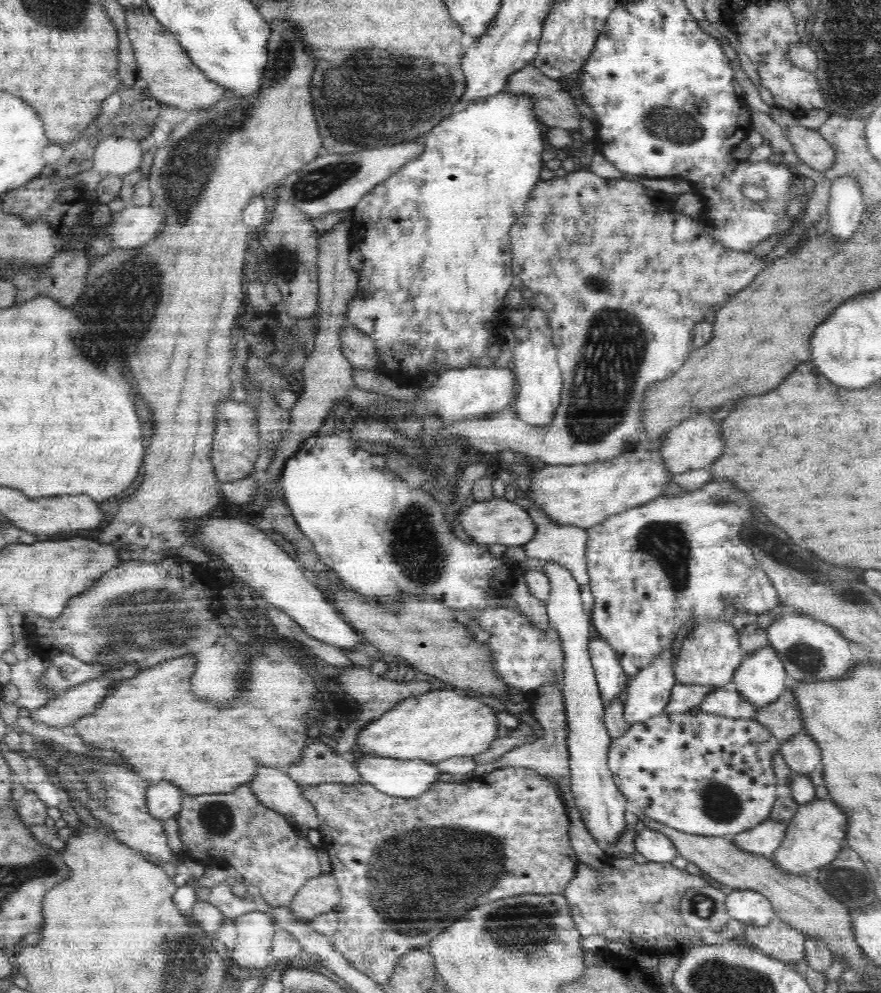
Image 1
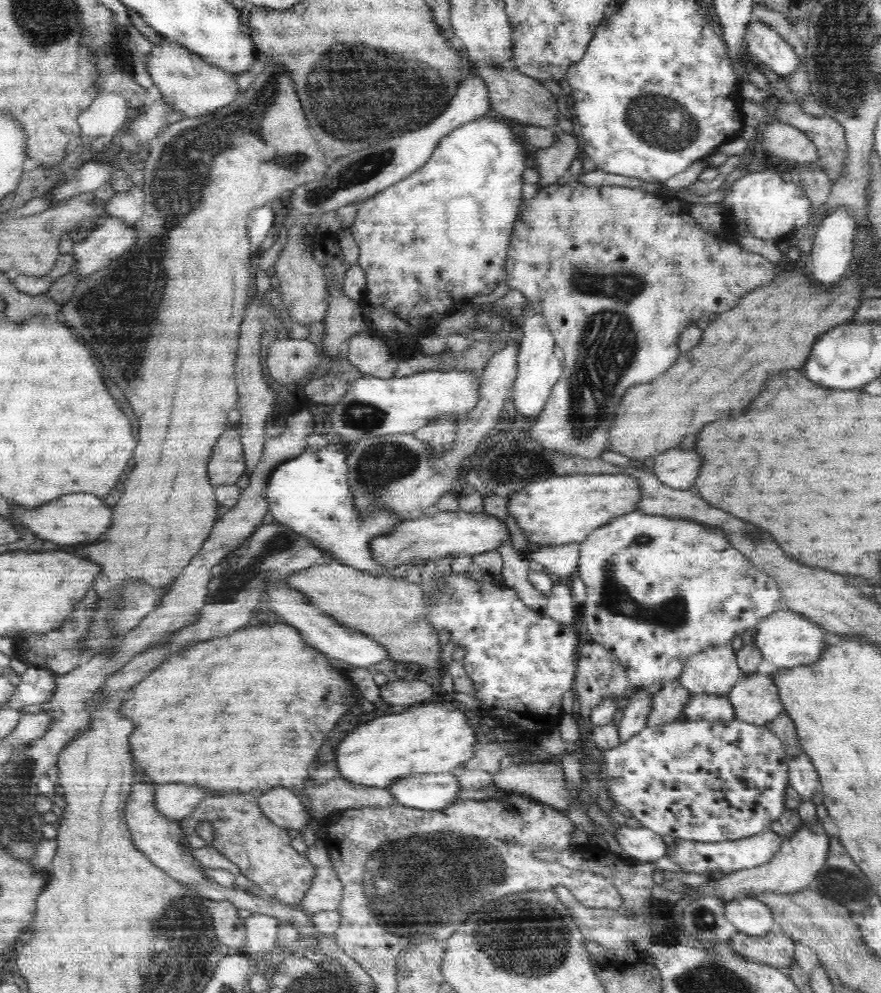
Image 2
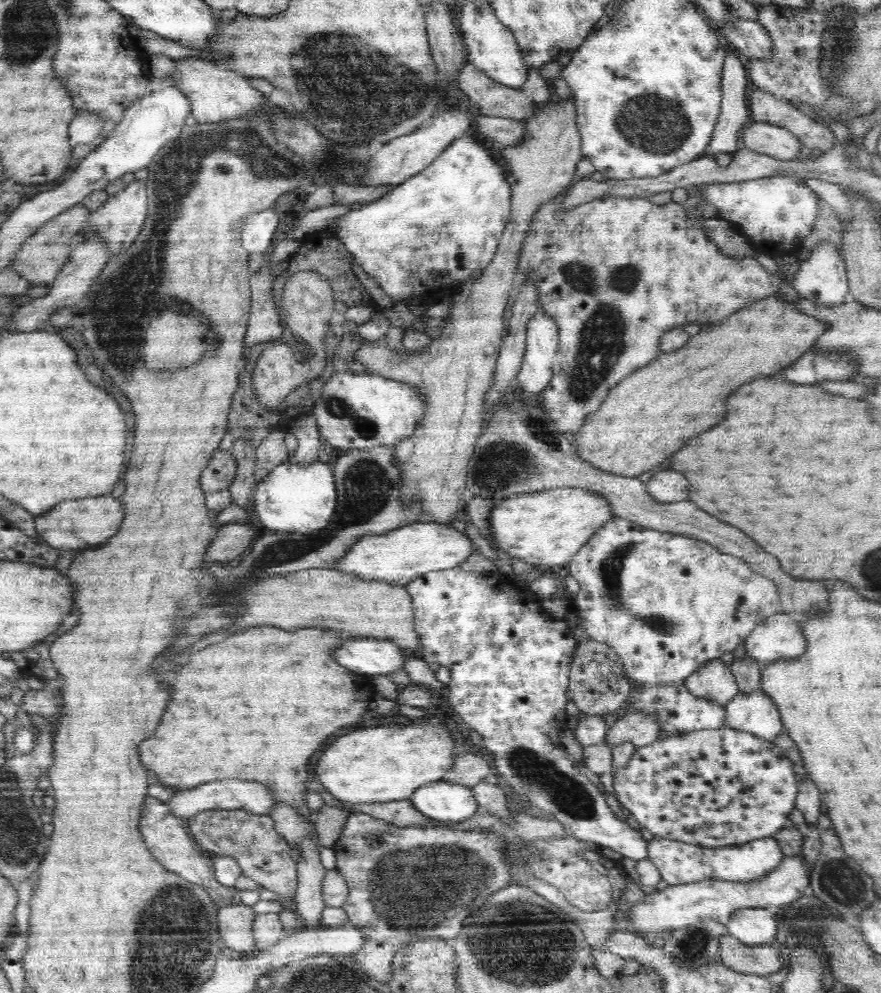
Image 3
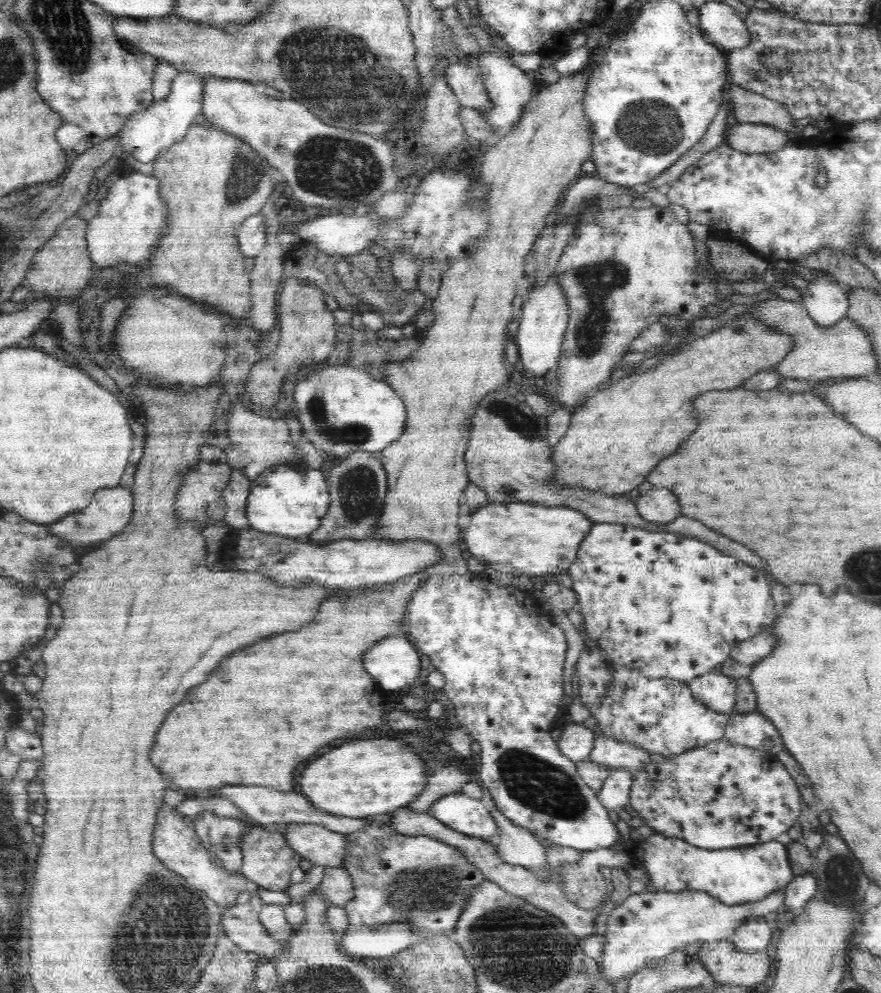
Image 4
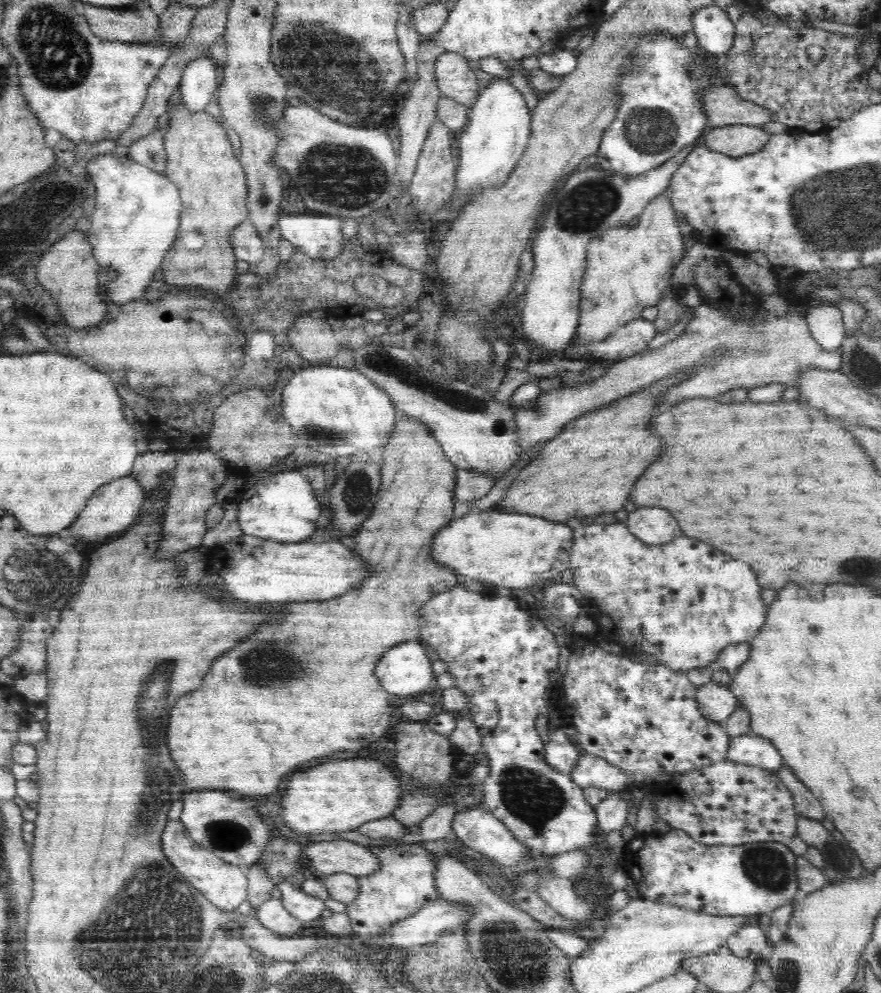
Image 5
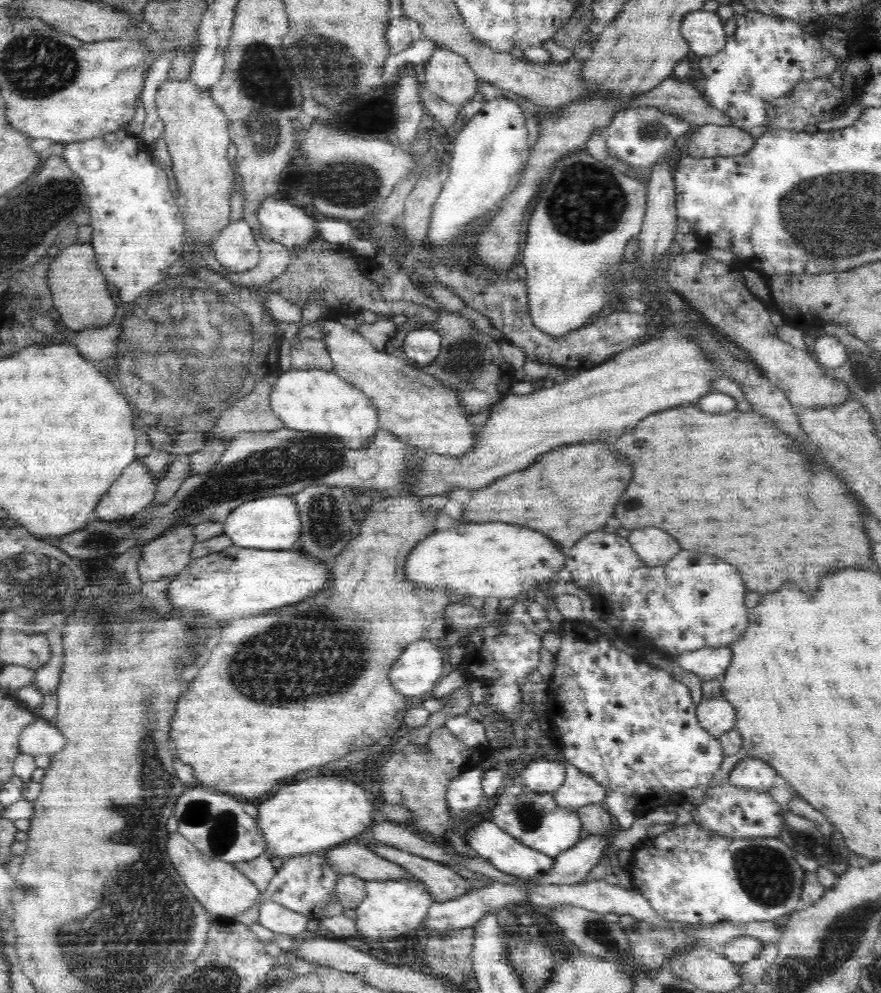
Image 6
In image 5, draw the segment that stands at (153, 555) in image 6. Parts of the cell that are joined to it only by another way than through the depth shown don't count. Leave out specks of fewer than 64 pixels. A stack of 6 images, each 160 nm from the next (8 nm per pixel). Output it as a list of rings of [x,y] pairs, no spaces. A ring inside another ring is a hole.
[[[193,450],[178,456],[176,468],[168,477],[170,493],[164,512],[162,524],[162,540],[158,544],[158,552],[154,560],[177,558],[184,552],[196,549],[206,535],[206,512],[215,502],[215,492],[225,481],[227,475],[224,461],[216,453],[207,450]]]

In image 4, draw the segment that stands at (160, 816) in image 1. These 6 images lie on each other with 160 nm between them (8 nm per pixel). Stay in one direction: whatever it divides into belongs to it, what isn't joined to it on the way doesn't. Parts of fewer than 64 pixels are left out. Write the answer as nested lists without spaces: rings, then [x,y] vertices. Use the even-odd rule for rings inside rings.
[[[222,786],[220,790],[210,792],[212,795],[226,798],[233,802],[244,814],[261,824],[278,824],[288,822],[302,822],[304,824],[321,824],[324,828],[340,834],[352,834],[364,830],[370,821],[361,818],[342,817],[324,813],[322,809],[314,809],[308,799],[298,790],[288,792],[278,791],[274,788],[262,786]]]

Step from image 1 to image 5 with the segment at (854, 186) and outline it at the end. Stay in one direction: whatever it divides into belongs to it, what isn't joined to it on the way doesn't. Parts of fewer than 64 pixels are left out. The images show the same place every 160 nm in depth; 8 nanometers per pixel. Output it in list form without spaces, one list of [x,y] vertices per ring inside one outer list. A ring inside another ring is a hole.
[[[826,301],[822,307],[808,308],[804,315],[811,335],[828,352],[838,350],[844,342],[844,323],[836,303]]]

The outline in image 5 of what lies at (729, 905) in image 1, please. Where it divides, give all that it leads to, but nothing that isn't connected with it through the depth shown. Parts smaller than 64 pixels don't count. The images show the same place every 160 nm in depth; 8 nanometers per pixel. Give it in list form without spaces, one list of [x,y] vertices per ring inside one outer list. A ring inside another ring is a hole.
[[[758,922],[742,925],[727,940],[727,947],[738,958],[750,958],[754,961],[769,958],[772,948],[768,945],[767,935],[762,931]]]

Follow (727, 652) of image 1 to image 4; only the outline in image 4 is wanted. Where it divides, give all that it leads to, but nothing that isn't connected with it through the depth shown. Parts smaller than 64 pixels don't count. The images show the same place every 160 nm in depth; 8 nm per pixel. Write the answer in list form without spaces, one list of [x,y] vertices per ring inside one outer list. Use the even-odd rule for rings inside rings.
[[[710,671],[688,681],[690,690],[698,702],[705,704],[714,712],[729,714],[735,705],[737,692],[736,683],[732,677],[722,672],[716,674]]]

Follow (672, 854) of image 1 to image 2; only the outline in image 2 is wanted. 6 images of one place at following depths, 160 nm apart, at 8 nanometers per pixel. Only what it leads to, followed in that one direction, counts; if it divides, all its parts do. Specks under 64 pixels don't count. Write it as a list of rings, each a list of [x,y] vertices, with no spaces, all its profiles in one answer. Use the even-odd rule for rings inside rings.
[[[623,825],[615,830],[613,836],[634,861],[652,862],[665,856],[666,843],[662,836],[649,828]]]

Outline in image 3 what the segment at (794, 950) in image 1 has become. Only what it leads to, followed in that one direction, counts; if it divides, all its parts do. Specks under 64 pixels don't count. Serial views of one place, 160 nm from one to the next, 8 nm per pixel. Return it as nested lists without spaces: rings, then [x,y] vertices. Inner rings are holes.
[[[729,933],[721,936],[718,960],[726,968],[756,976],[767,976],[784,967],[778,942],[748,946]]]

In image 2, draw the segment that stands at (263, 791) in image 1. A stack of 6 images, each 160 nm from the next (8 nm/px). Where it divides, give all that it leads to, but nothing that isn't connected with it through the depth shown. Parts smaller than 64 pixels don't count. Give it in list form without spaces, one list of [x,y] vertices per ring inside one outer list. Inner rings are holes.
[[[272,788],[270,792],[258,793],[259,808],[280,828],[300,830],[312,822],[312,816],[300,796],[287,788]]]

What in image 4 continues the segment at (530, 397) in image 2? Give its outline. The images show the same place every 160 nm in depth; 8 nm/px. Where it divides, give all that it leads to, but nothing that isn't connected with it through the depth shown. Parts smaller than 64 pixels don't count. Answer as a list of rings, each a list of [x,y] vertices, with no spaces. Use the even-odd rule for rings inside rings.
[[[556,274],[543,285],[536,285],[529,290],[527,301],[522,305],[522,318],[514,326],[514,336],[519,348],[519,361],[524,368],[534,376],[545,376],[551,368],[558,364],[561,354],[562,342],[566,334],[569,315],[568,299],[564,295],[562,285],[556,280]]]

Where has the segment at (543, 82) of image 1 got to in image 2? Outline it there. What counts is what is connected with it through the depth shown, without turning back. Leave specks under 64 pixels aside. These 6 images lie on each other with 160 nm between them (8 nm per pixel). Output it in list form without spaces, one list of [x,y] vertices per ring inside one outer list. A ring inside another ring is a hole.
[[[471,62],[469,65],[471,72],[476,73],[482,79],[482,83],[486,85],[492,114],[509,120],[517,126],[556,126],[557,116],[562,111],[558,108],[557,96],[546,89],[542,85],[543,82],[526,76],[513,67],[508,70],[502,70],[478,62]]]

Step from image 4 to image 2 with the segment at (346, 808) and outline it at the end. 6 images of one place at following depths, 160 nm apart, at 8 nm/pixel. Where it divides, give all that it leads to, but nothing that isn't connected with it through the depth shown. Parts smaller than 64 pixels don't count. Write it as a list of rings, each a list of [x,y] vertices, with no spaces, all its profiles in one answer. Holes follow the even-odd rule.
[[[445,696],[442,701],[429,700],[426,703],[418,703],[412,707],[393,711],[393,713],[390,711],[386,716],[372,720],[370,724],[358,726],[354,732],[350,732],[342,740],[338,748],[335,748],[337,774],[352,784],[388,789],[392,782],[408,774],[438,774],[453,771],[470,760],[474,749],[479,746],[479,743],[476,743],[475,728],[468,725],[464,713],[457,709],[454,703]]]

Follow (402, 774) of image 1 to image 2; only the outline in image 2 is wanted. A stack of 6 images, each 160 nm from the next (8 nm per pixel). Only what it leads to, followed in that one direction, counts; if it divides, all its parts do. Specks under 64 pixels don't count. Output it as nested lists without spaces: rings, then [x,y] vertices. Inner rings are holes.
[[[451,771],[438,774],[408,774],[392,782],[388,790],[400,805],[440,812],[457,802],[460,787],[458,777]]]

